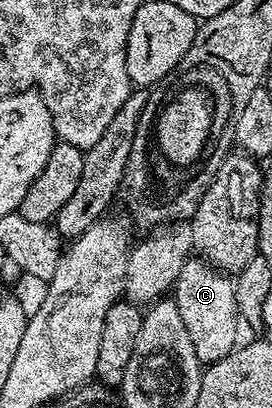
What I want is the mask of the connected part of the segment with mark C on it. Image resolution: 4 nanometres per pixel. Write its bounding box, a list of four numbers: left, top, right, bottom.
[170,257,242,364]

